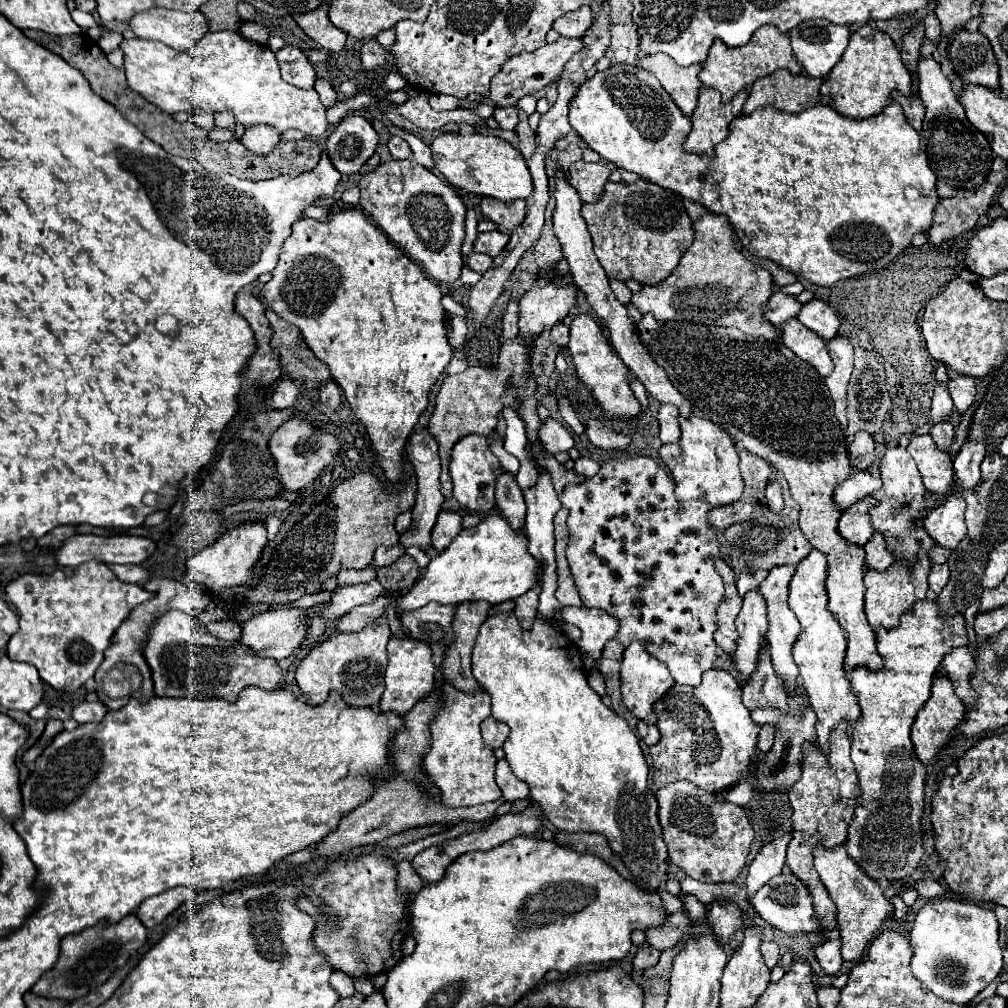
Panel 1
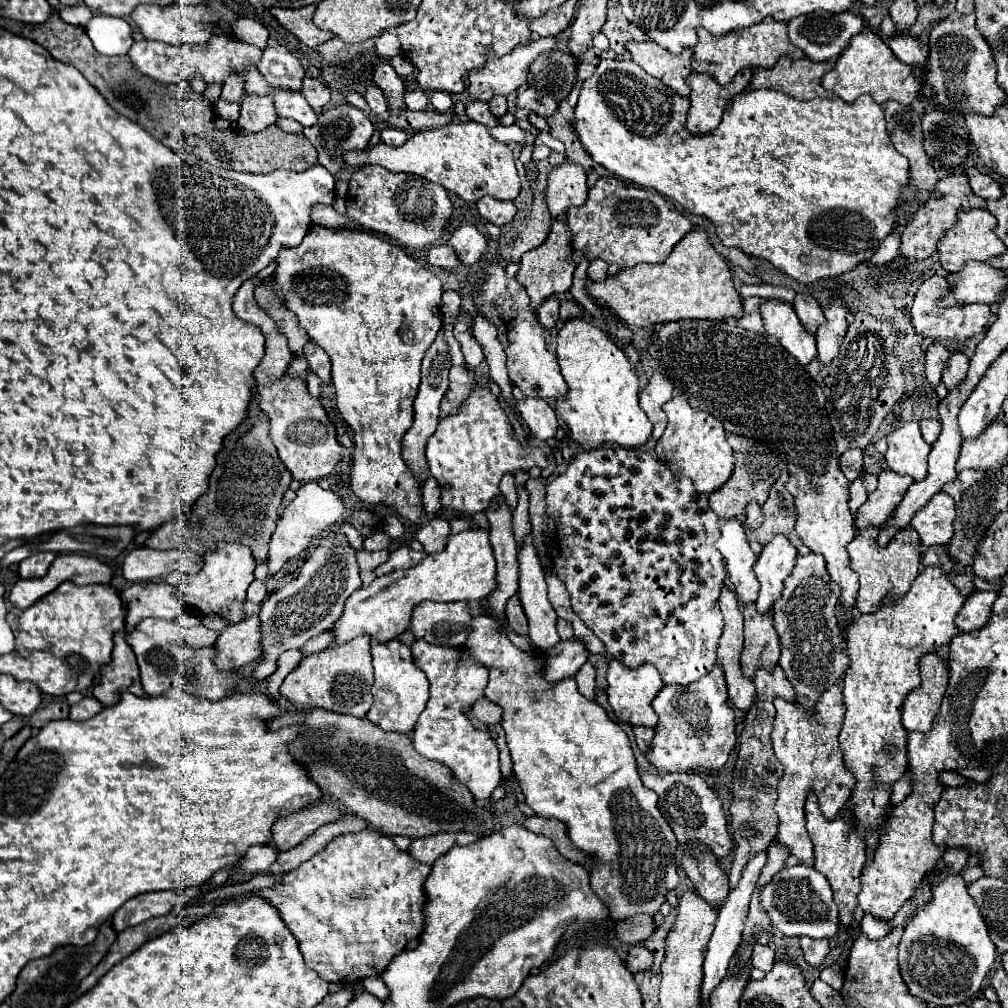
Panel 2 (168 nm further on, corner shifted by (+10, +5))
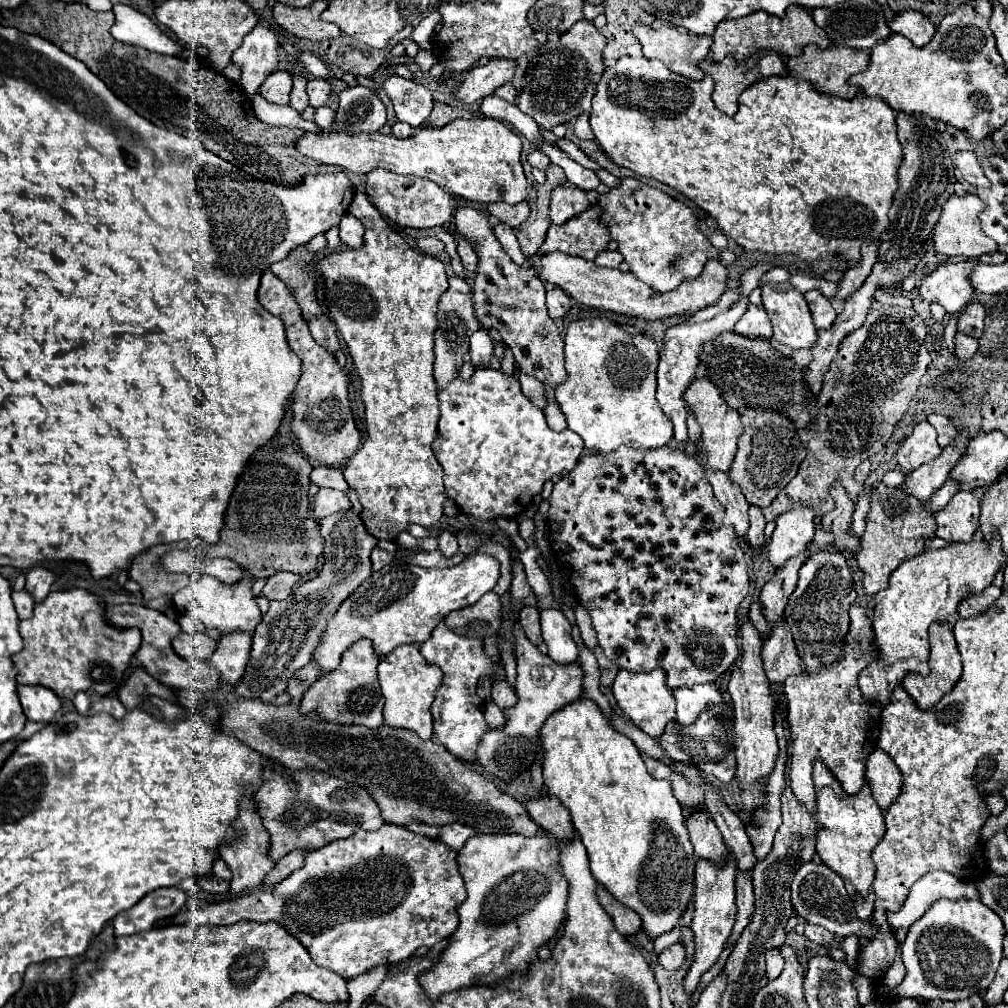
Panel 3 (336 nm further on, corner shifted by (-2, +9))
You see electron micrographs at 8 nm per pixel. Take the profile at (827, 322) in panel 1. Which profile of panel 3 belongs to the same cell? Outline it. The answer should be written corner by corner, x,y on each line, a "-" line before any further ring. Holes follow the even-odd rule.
808,291
806,293
806,301
808,301
808,307
810,307
810,313
812,313
812,321
818,329
828,329
834,319
836,319
836,311
832,307
832,303
818,291

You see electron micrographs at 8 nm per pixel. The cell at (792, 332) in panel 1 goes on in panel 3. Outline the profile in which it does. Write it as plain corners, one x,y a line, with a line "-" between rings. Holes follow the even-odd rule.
764,283
760,289
762,289
762,307
766,309
772,321
774,337
792,349
812,347
818,335
810,319
804,295
796,291
790,283
788,289
772,283

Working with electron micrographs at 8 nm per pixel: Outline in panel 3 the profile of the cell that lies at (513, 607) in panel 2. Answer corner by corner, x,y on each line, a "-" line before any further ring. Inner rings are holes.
524,607
518,615
518,623
522,625
526,637
538,647
542,643
542,637
540,637
540,613
538,609
534,607

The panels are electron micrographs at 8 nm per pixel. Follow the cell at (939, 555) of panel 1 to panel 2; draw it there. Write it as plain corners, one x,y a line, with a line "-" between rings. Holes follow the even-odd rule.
936,545
928,547
922,554
923,566
938,566
946,572
953,570
952,561
945,553
945,546

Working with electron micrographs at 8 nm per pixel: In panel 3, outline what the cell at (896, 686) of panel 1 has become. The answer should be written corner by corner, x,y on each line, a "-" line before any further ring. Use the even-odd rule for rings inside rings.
992,535
988,543
986,539
970,541
970,543
956,541
956,543
946,545
944,549
926,549
924,553
906,559
890,575
888,589
878,591
866,607
866,613
874,623
878,661
874,661
872,667
866,667
858,677
858,687
862,695
868,699
876,699
880,705
886,705
890,701
890,691
894,691
894,687
902,683
908,671
926,675
930,671
928,669
928,625
932,621
948,621
952,615
956,615
962,595
982,593
1004,565
1006,565
1006,555
1002,555
1002,545
1000,545
998,535

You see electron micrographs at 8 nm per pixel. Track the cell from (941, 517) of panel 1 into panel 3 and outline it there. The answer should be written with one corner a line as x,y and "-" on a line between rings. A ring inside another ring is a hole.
958,491
940,513
934,513
934,519
938,523
936,537
940,537
948,543
952,543
952,541
970,541
974,537
976,529
978,529
978,517
980,517
980,501
974,497
974,493

